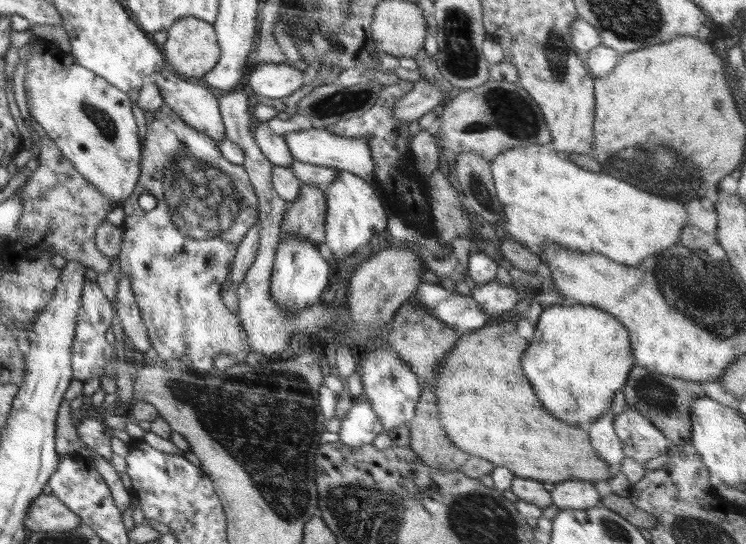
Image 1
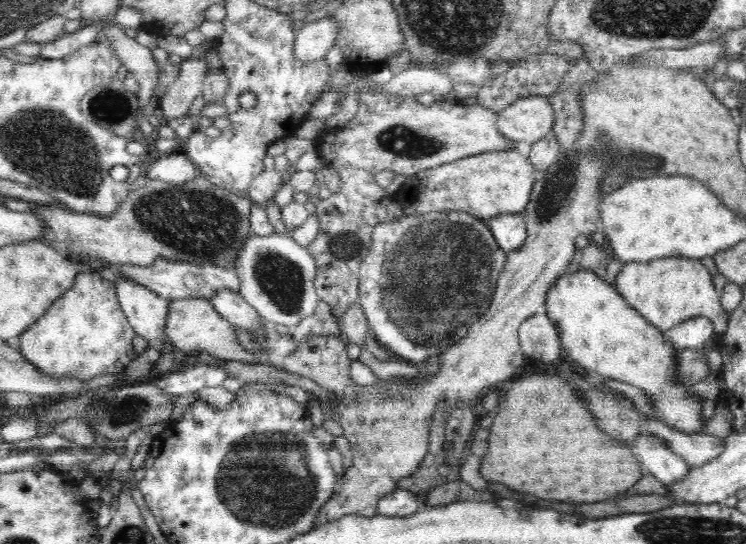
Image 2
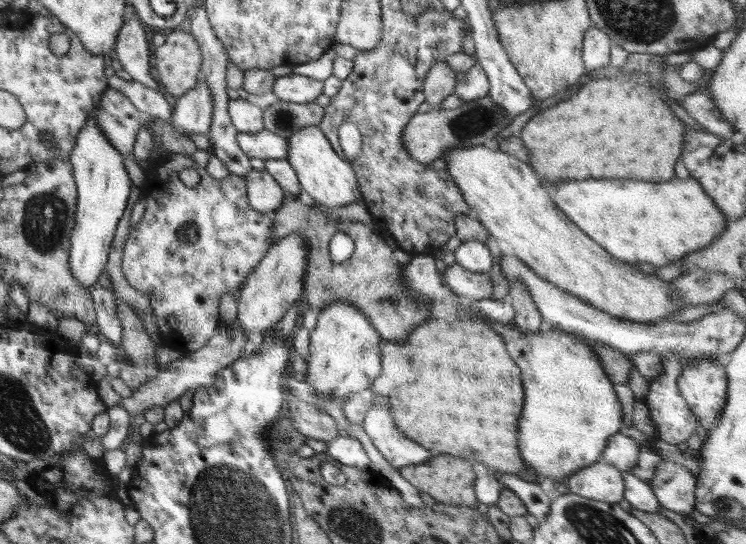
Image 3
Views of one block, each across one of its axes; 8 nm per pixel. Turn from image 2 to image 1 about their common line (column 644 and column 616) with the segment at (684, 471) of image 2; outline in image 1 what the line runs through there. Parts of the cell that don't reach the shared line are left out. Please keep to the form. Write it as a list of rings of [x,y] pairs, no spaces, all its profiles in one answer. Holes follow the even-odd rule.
[[[612,409],[607,410],[598,420],[592,422],[586,431],[592,448],[599,457],[610,466],[618,468],[621,460],[625,457],[621,440],[614,430],[615,415]]]

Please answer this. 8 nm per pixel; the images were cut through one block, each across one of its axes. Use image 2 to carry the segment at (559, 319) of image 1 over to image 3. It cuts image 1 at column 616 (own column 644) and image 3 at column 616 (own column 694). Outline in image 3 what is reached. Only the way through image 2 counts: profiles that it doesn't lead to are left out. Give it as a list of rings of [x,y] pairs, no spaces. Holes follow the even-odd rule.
[[[480,318],[503,339],[521,372],[524,408],[518,424],[521,459],[536,476],[566,482],[571,474],[601,460],[608,439],[624,426],[622,405],[596,352],[577,334],[524,332],[513,324]]]

